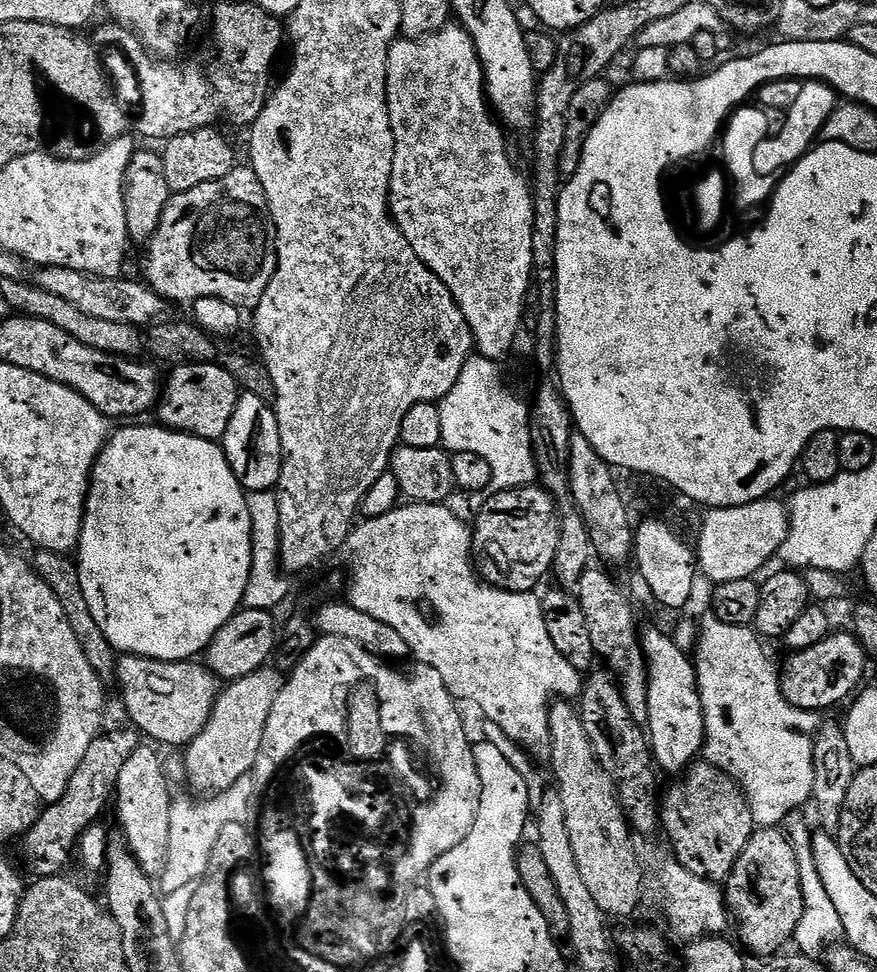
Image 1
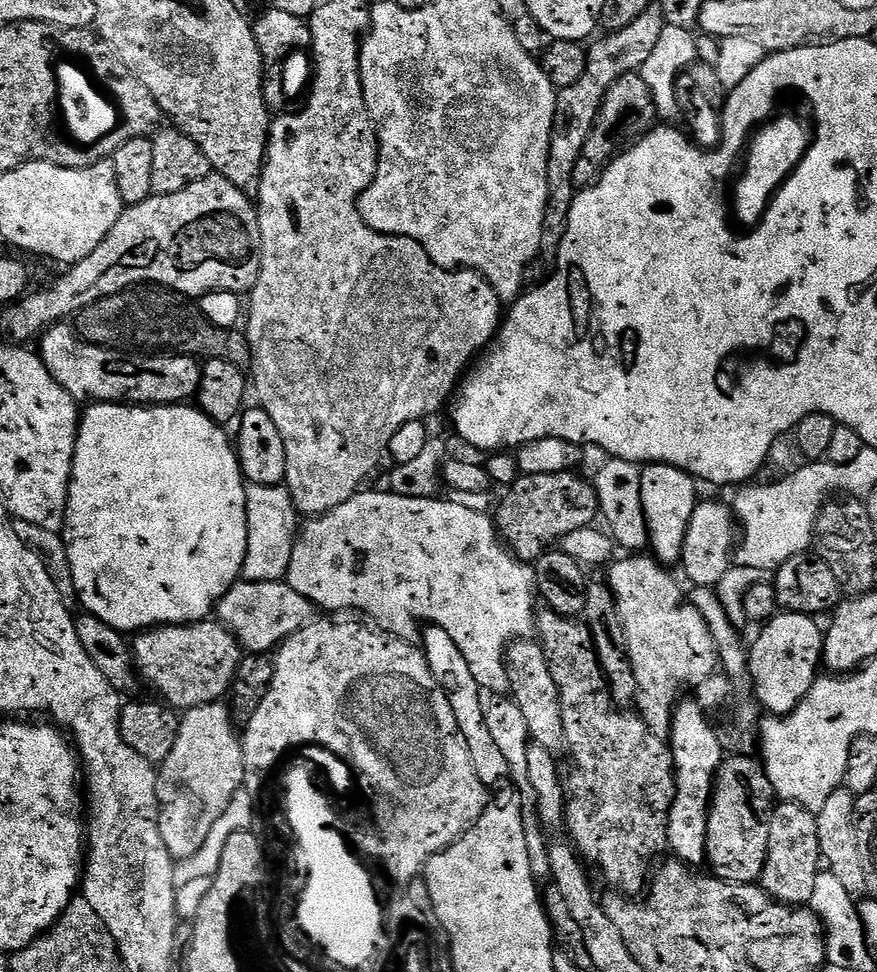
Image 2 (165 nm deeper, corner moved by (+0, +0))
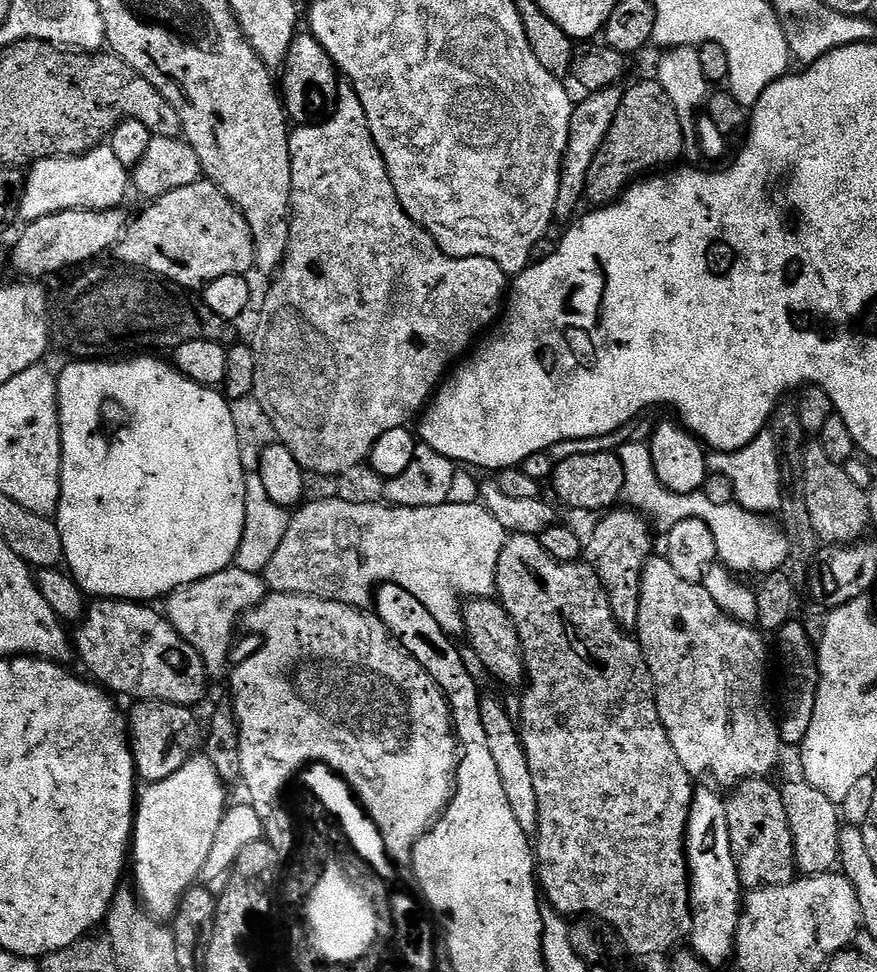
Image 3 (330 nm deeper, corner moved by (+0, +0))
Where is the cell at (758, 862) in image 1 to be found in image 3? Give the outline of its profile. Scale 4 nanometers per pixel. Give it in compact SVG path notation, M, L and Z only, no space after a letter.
M806 782L783 785L780 788L786 814L789 815L796 865L804 876L817 876L833 871L840 862L840 829L842 812L837 801L826 798L822 790L814 790Z

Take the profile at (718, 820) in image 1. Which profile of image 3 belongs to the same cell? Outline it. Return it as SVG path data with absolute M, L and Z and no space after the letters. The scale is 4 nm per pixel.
M765 777L746 779L731 789L726 800L730 846L734 850L741 887L746 890L791 884L798 870L789 815L780 788L772 782Z

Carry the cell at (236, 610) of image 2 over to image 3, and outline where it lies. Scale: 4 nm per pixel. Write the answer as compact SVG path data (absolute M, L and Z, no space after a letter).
M233 566L172 592L163 601L162 611L174 630L178 630L178 634L186 638L194 650L198 650L209 677L216 681L223 676L225 679L226 673L233 667L232 631L235 630L236 623L239 620L241 623L252 609L263 602L269 592L263 575Z

